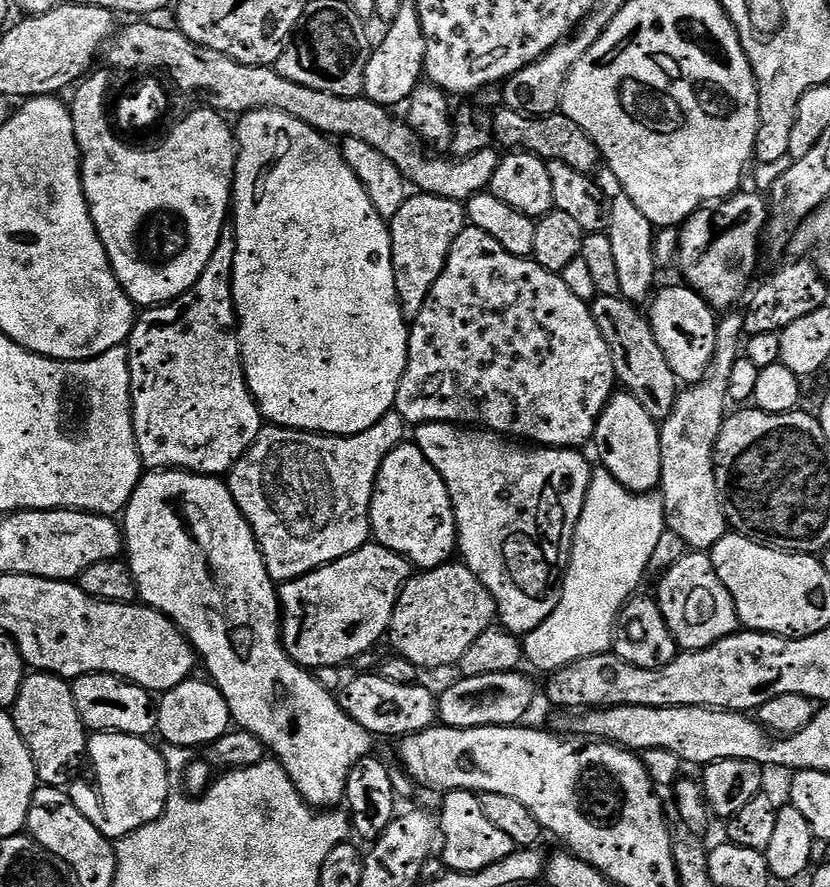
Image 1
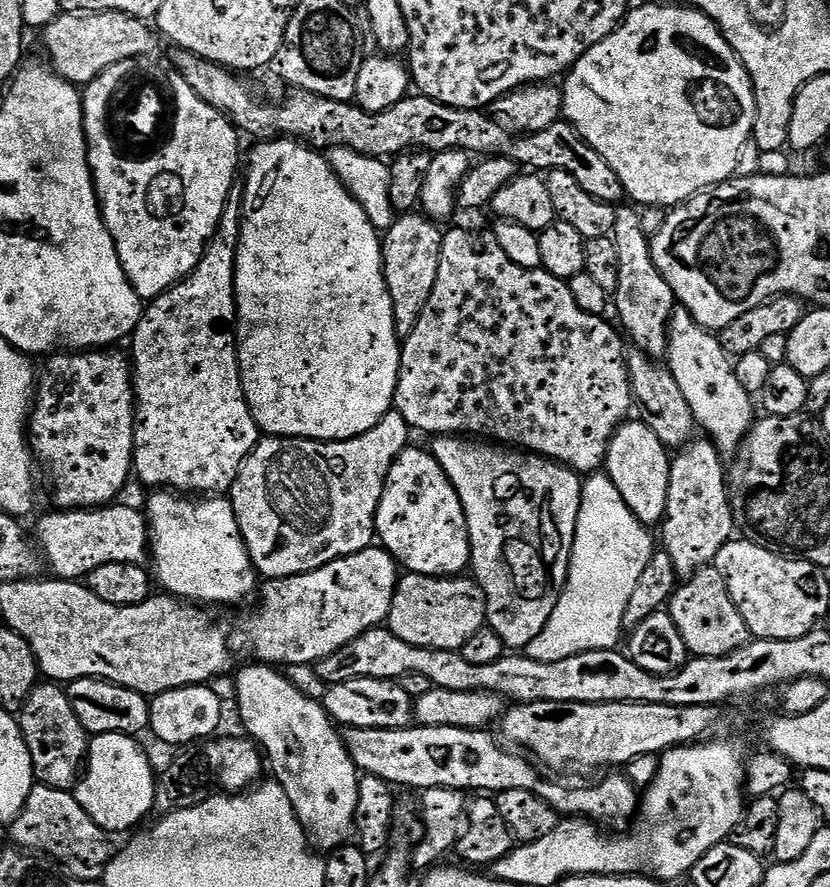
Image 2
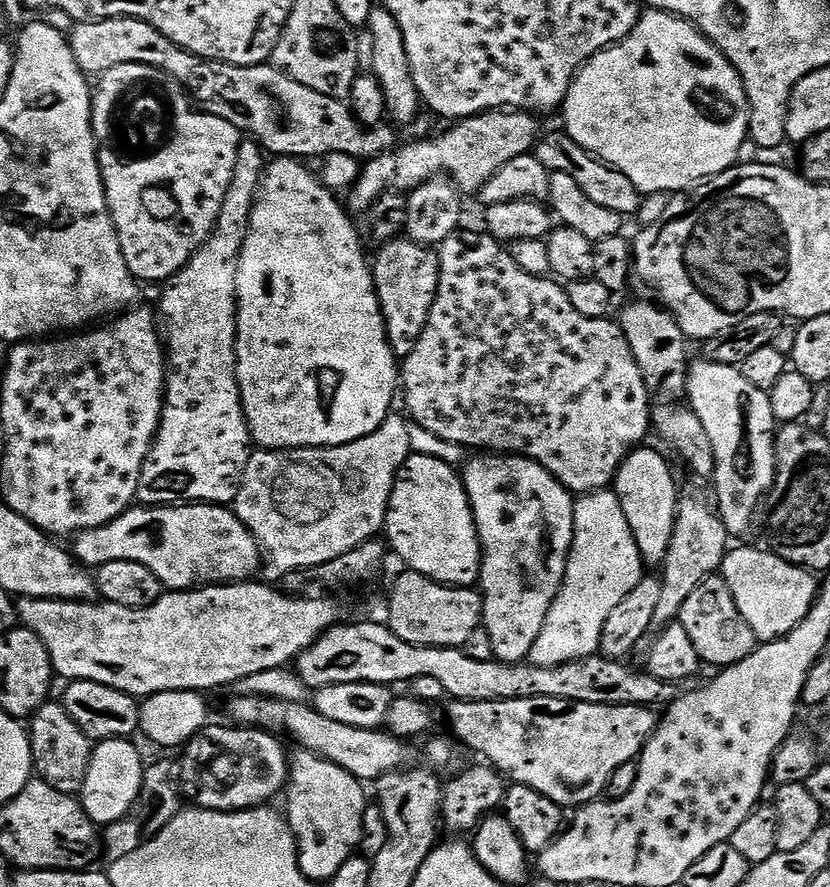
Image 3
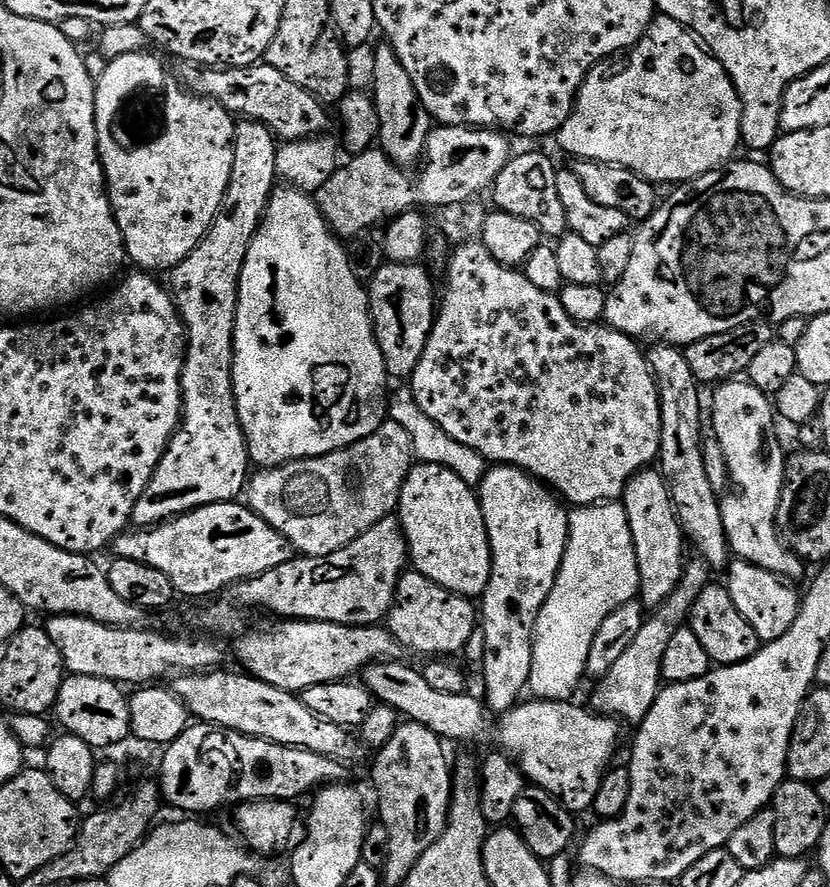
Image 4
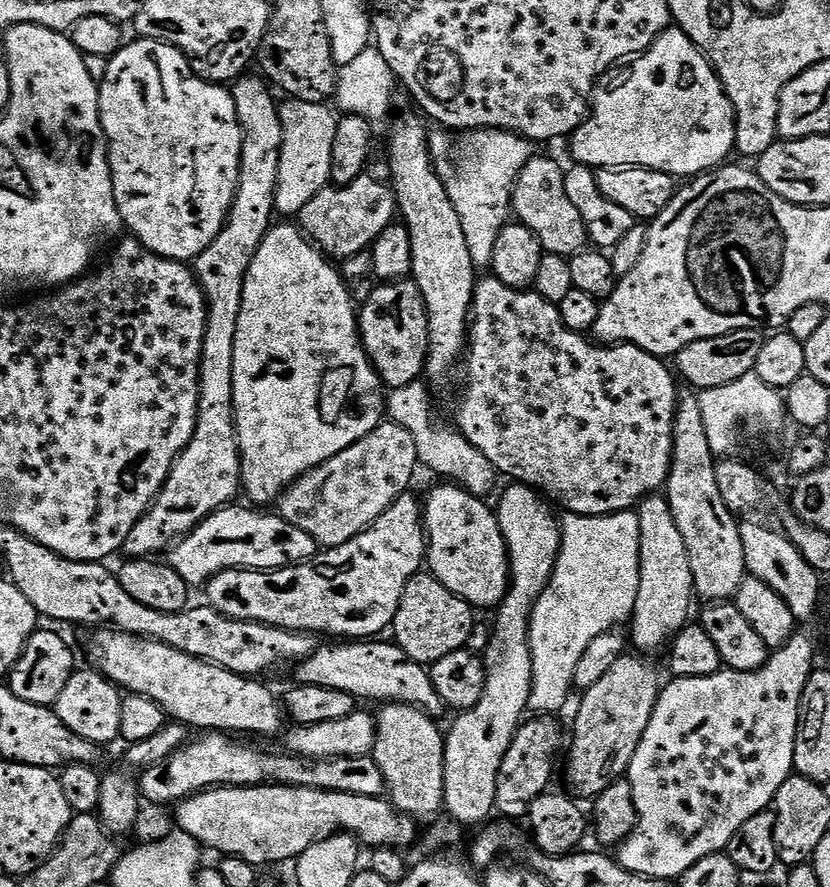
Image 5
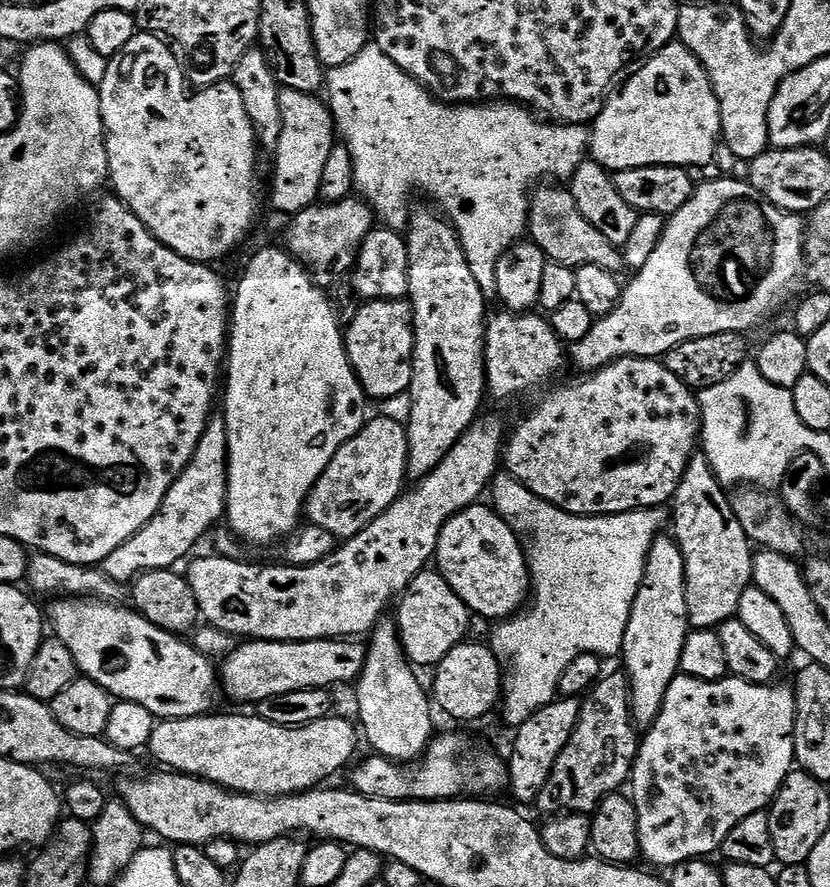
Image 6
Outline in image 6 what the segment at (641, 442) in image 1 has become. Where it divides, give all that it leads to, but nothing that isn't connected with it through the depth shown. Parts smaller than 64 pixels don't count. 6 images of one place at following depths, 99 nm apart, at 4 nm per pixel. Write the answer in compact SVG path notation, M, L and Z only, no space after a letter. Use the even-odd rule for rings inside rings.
M661 534L650 546L646 570L630 610L622 649L623 671L632 686L632 721L637 729L647 730L658 718L666 690L680 672L682 646L690 631L686 610L686 562L678 542L671 535Z

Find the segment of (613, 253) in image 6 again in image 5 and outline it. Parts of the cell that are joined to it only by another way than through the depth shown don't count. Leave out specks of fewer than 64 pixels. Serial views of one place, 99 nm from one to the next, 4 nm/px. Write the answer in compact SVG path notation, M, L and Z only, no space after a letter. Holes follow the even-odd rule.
M533 155L518 174L512 188L512 212L519 223L527 226L540 240L545 253L571 258L589 247L588 231L582 222L582 214L574 202L566 198L565 169L548 156Z

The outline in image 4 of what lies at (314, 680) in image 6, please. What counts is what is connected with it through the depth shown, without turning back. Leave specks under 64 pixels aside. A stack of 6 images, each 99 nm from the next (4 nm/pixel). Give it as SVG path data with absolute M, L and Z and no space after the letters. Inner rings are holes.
M399 659L381 660L380 663L365 668L362 673L362 683L372 691L373 697L383 707L393 708L413 724L426 726L445 742L476 740L483 734L484 727L488 724L489 713L479 699L476 701L471 694L442 694L433 690L419 667L411 668L408 664L400 663Z

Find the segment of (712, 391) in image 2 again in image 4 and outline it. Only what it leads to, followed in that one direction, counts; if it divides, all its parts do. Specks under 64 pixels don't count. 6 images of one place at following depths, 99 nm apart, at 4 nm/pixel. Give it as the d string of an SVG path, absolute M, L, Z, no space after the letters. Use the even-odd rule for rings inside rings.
M740 378L721 383L713 392L716 393L712 396L712 408L710 404L710 432L718 446L722 446L722 454L726 454L730 487L723 493L720 509L731 555L789 582L797 582L804 576L805 561L794 555L780 539L780 529L776 526L776 515L786 479L786 456L784 460L784 448L780 445L779 434L776 433L778 413L773 401L769 393L758 390L753 384Z

